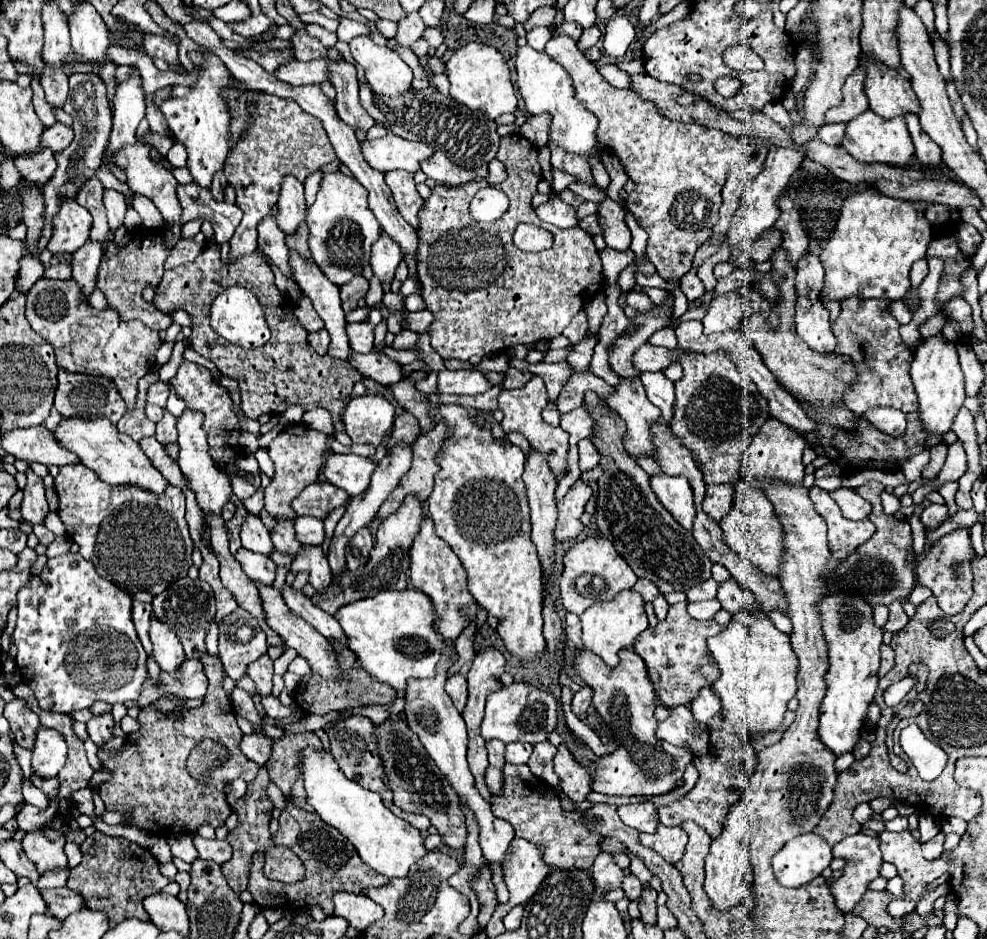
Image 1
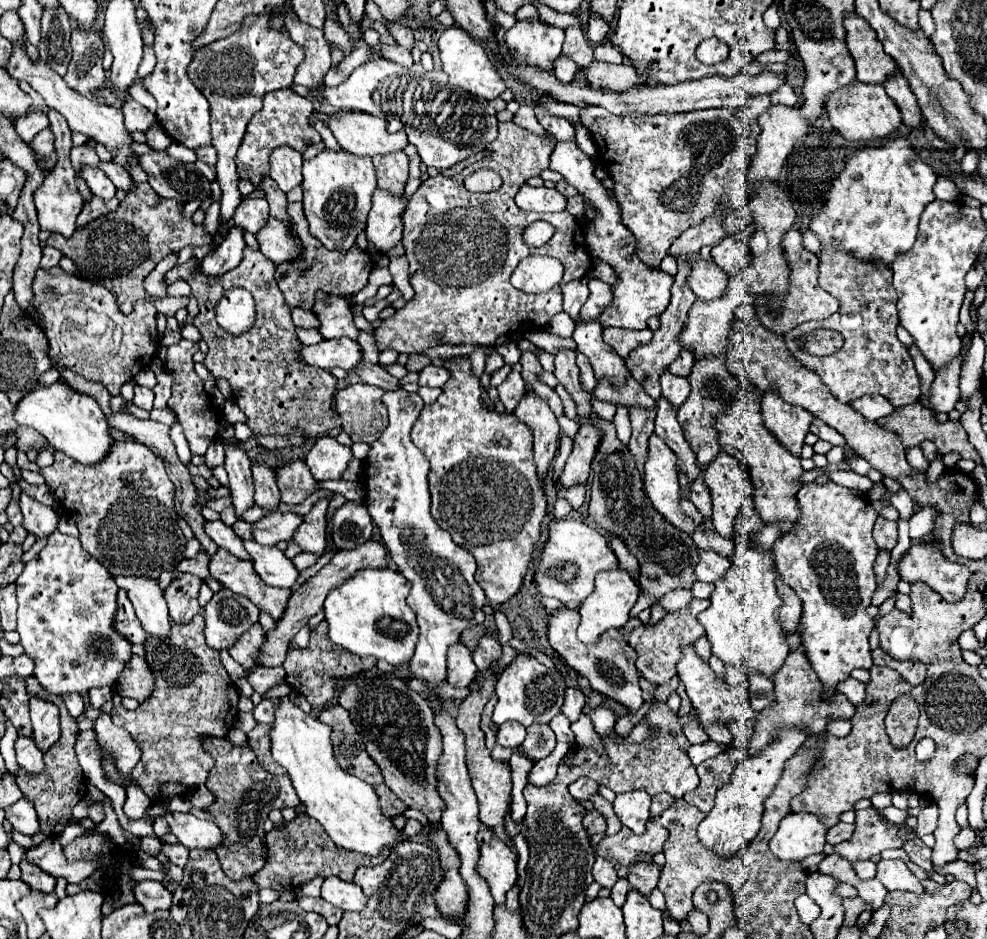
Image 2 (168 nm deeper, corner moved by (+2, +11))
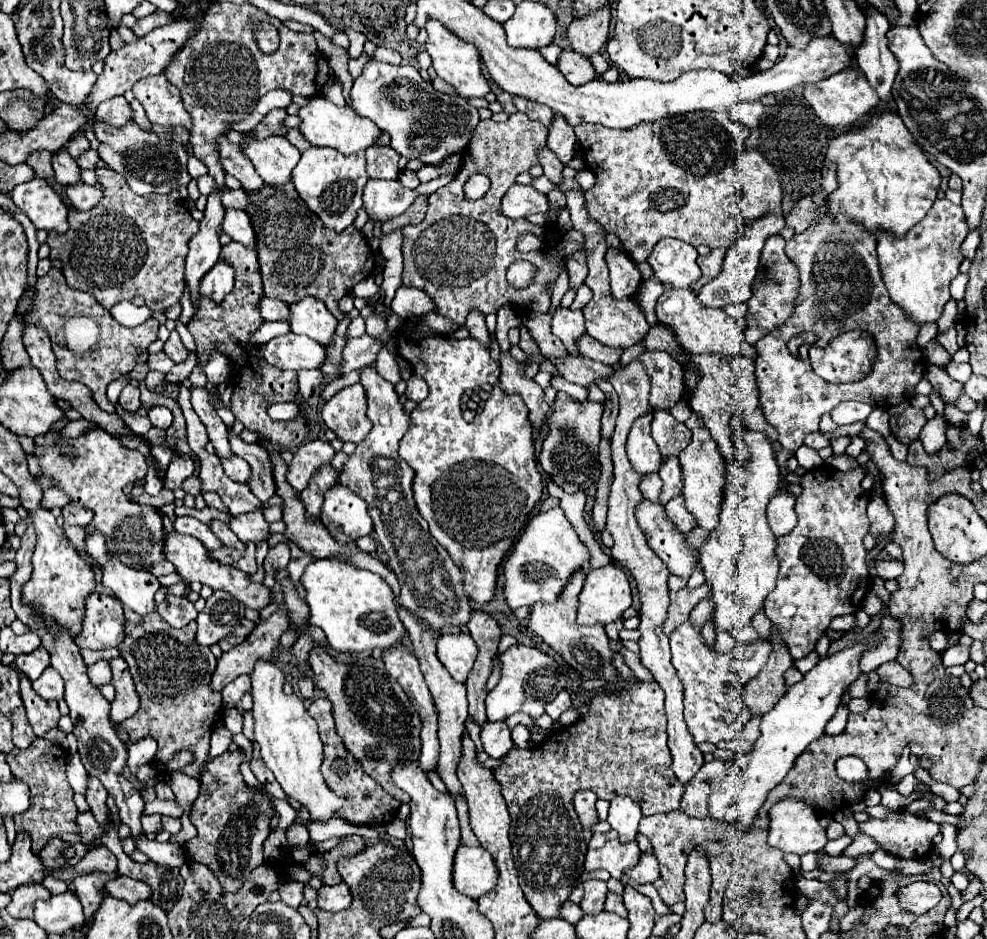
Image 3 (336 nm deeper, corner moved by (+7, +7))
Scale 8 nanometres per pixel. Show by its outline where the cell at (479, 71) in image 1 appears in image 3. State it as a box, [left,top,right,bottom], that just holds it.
[425,18,489,98]

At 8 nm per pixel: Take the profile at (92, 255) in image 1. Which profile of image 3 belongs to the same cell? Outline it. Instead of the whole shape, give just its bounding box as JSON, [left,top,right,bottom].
[65,184,101,210]

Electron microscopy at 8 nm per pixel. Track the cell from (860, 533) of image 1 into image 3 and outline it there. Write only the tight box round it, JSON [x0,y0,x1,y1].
[765,464,871,660]

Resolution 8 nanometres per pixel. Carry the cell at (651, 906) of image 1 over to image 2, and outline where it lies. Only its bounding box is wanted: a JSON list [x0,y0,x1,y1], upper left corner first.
[628,862,660,896]

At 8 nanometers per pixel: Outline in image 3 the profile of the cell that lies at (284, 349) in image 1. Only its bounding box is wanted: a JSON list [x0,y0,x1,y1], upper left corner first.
[187,242,307,452]

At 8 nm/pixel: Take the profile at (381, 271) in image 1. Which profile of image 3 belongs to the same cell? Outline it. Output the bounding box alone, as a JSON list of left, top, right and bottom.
[363,174,453,224]

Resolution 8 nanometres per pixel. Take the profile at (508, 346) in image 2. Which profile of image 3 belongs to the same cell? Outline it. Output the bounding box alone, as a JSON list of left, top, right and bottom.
[465,310,491,346]

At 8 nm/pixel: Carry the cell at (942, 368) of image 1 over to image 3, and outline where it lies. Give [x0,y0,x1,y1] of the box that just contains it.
[875,198,967,324]

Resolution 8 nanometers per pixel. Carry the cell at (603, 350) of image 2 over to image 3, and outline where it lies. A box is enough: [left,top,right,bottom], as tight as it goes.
[551,308,585,354]

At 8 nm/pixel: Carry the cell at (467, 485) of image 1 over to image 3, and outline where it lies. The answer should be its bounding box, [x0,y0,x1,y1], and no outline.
[397,320,543,604]

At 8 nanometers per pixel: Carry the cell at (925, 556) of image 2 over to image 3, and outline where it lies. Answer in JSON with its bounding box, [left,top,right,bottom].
[877,558,903,580]

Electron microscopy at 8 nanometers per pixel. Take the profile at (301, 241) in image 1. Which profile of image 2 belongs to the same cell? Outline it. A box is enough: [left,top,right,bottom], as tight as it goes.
[260,178,292,224]

